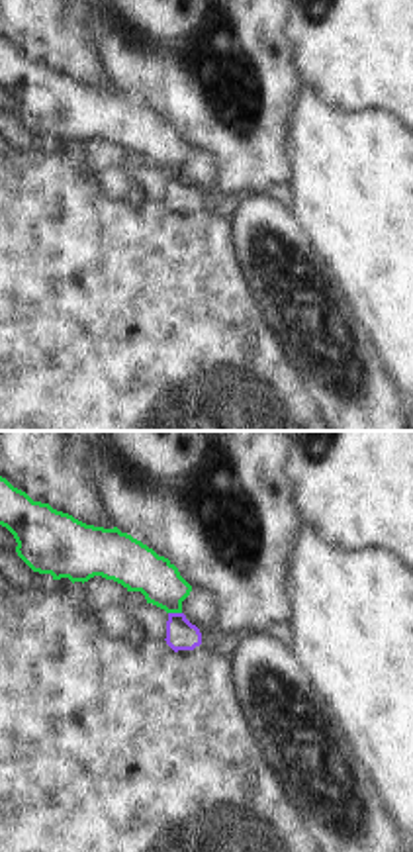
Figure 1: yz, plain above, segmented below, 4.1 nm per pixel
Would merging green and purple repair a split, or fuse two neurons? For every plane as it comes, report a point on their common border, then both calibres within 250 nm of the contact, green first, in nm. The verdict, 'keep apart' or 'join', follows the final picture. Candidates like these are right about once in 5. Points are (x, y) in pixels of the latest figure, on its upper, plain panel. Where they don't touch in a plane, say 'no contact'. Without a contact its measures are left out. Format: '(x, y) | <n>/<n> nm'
(175, 173) | 190/130 nm

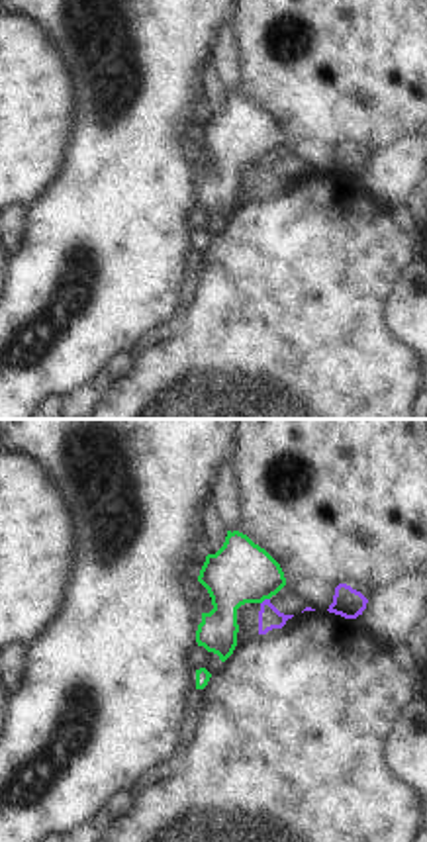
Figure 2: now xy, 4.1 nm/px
(265, 159) | 260/100 nm

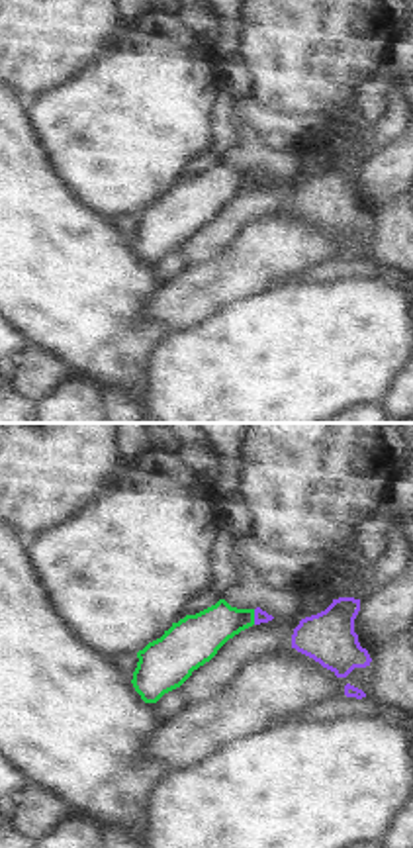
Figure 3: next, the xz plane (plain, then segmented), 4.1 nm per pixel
(253, 179) | 200/50 nm

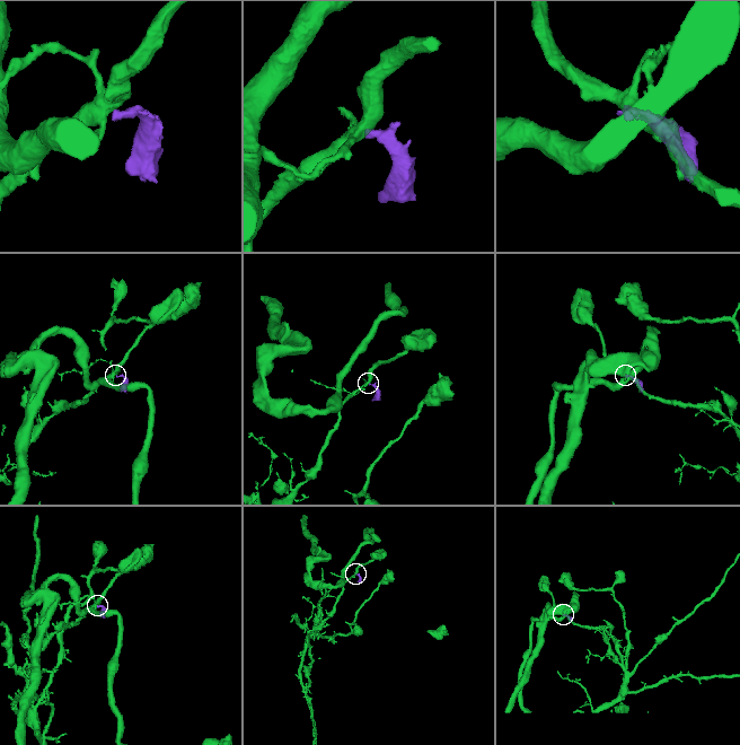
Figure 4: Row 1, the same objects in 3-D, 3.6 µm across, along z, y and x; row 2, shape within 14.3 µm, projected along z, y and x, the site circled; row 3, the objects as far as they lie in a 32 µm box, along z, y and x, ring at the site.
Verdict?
keep apart

